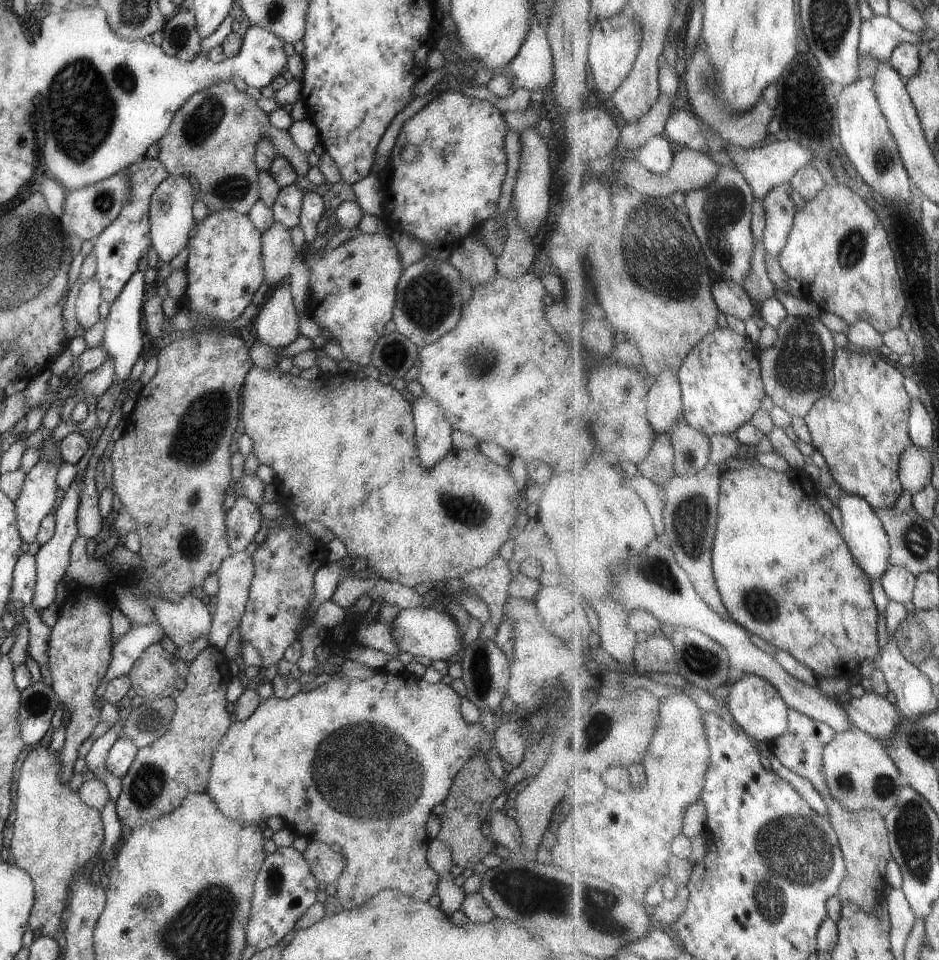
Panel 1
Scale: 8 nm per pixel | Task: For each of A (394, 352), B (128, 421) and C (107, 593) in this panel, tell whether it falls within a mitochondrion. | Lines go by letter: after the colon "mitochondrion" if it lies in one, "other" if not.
A: mitochondrion
B: other
C: other

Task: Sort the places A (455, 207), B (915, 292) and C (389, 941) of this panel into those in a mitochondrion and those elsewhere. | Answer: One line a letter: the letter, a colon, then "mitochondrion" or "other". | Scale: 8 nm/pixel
A: other
B: other
C: other

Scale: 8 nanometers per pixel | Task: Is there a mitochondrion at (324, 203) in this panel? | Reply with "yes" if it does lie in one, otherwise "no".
no

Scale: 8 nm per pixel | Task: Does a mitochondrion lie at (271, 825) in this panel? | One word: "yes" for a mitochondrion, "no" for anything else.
no

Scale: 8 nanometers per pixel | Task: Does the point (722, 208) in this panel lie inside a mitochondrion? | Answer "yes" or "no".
yes

